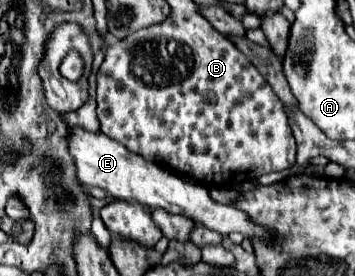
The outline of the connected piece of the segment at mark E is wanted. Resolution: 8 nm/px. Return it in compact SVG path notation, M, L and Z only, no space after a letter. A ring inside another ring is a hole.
M71 127L69 137L67 137L67 147L69 147L69 153L75 159L77 179L87 187L101 187L115 199L125 199L125 201L133 199L133 201L139 201L139 203L143 203L151 209L161 207L169 213L187 215L195 221L201 221L205 227L209 227L211 231L217 231L221 235L229 235L233 231L239 231L245 237L253 237L253 235L267 237L267 235L271 235L267 229L255 225L247 217L247 213L243 213L235 207L215 203L209 197L207 187L189 185L187 181L183 181L175 173L161 169L157 163L147 161L137 153L131 153L125 145L109 139L101 131L93 133L93 131L87 131L83 127Z

